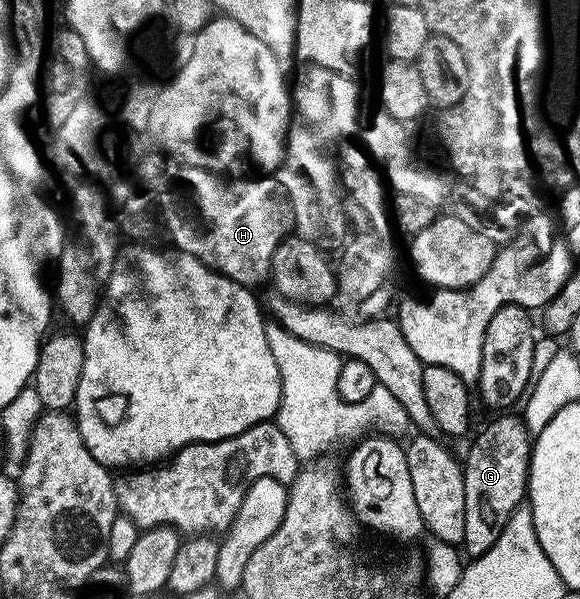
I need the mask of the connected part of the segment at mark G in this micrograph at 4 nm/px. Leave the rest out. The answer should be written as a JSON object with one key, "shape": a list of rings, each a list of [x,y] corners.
{"shape":[[[497,414],[493,421],[478,434],[469,448],[469,453],[463,456],[463,534],[465,543],[463,552],[466,557],[476,558],[487,554],[491,546],[495,546],[495,538],[503,534],[503,526],[511,518],[516,508],[526,499],[529,486],[529,458],[531,455],[531,434],[520,415]]]}

